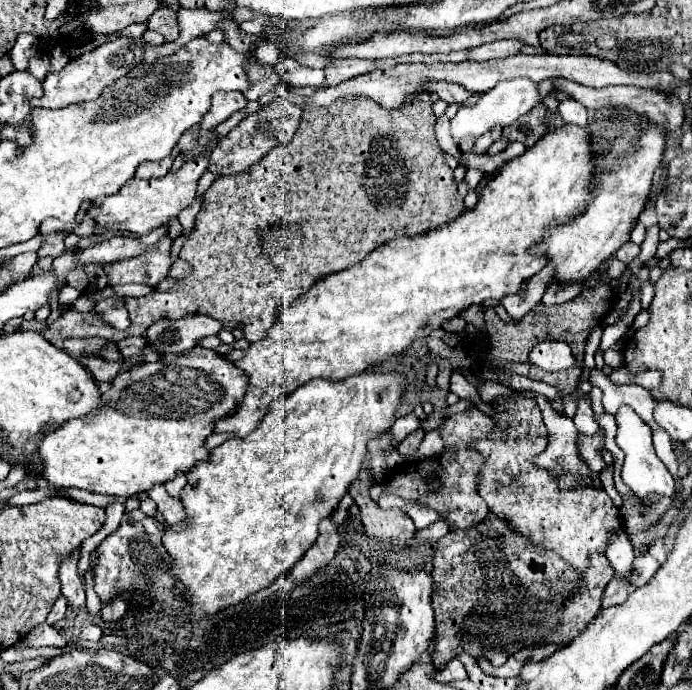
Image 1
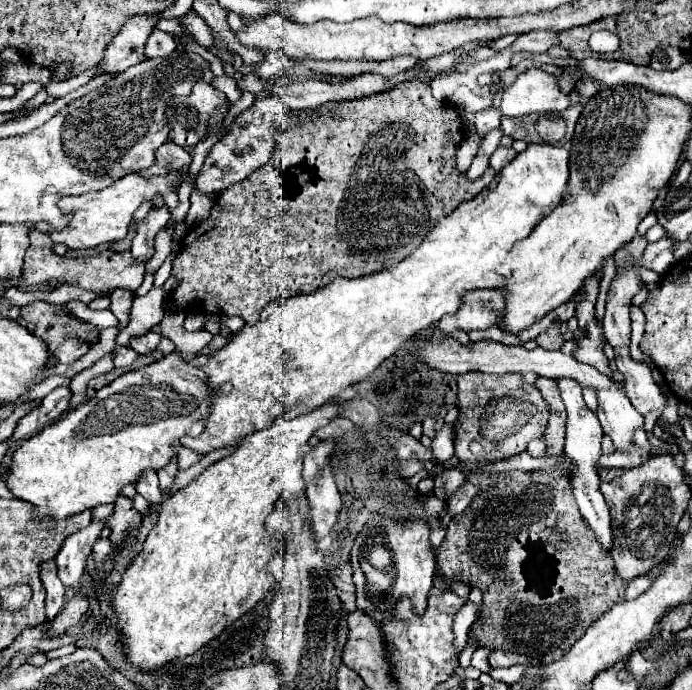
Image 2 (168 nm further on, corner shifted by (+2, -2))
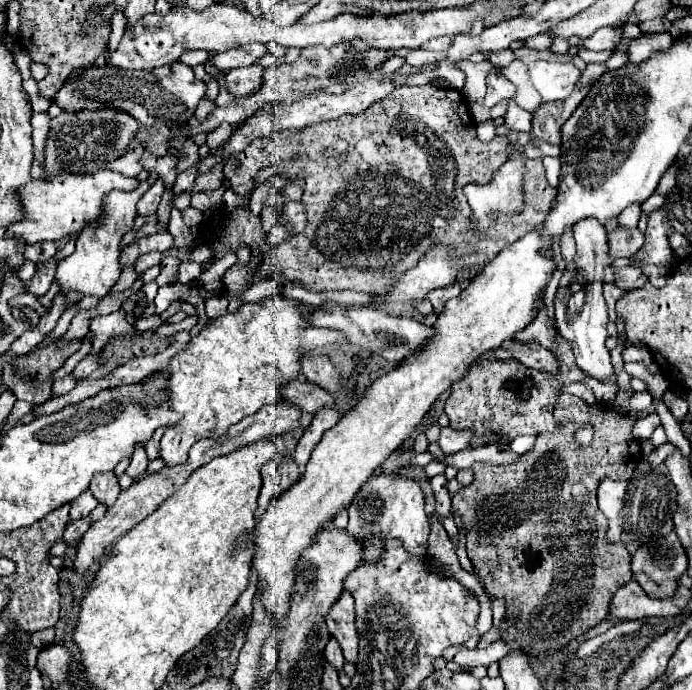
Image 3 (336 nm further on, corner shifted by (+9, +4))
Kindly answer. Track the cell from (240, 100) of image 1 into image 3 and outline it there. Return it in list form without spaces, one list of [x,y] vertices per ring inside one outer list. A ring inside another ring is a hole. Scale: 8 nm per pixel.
[[[183,63],[171,65],[171,77],[157,79],[149,71],[121,71],[117,67],[89,67],[85,73],[75,77],[73,81],[67,81],[57,97],[55,103],[65,111],[79,111],[89,109],[89,105],[101,103],[101,105],[117,105],[121,111],[129,111],[135,119],[139,119],[143,125],[157,125],[165,123],[165,127],[183,127],[193,119],[193,113],[199,105],[199,101],[205,97],[207,85],[205,81],[195,79],[193,69]]]

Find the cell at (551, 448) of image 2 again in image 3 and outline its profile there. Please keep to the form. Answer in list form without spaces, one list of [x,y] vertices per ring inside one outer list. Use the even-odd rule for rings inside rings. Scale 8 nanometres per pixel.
[[[563,394],[563,397],[557,399],[555,403],[555,421],[557,421],[557,431],[555,433],[541,433],[535,441],[535,445],[531,447],[531,451],[527,451],[525,455],[521,455],[515,463],[511,465],[489,465],[489,463],[475,463],[473,465],[473,473],[475,473],[475,479],[471,485],[459,489],[455,495],[453,495],[453,511],[463,519],[463,529],[465,529],[465,537],[467,537],[467,553],[469,553],[469,559],[471,563],[475,565],[477,569],[477,575],[479,579],[485,583],[485,591],[491,599],[501,599],[505,601],[505,605],[515,605],[519,609],[519,617],[515,619],[515,623],[509,621],[509,617],[505,617],[501,621],[501,627],[499,627],[499,635],[503,635],[509,627],[515,627],[517,629],[517,635],[515,635],[515,641],[521,645],[521,649],[529,655],[529,657],[537,657],[537,655],[551,655],[555,651],[559,651],[563,645],[567,645],[569,641],[573,641],[575,637],[587,633],[593,625],[597,625],[601,619],[607,617],[609,613],[609,603],[611,603],[611,597],[613,593],[617,591],[617,587],[625,585],[631,575],[629,575],[629,553],[623,545],[609,545],[607,539],[605,539],[605,531],[607,531],[607,519],[603,517],[603,513],[599,511],[597,507],[597,483],[605,477],[609,479],[629,479],[637,467],[637,463],[641,461],[641,447],[639,447],[639,441],[633,439],[631,435],[631,427],[633,427],[633,421],[629,417],[619,417],[617,413],[613,411],[607,411],[607,409],[599,409],[599,407],[589,407],[583,399],[571,395]],[[591,423],[593,429],[595,429],[595,439],[593,439],[593,445],[589,445],[587,449],[579,449],[579,447],[573,447],[571,445],[571,437],[573,437],[574,425]]]

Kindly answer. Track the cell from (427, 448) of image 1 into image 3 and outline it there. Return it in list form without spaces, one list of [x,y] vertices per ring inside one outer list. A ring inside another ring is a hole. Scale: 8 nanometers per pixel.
[[[443,427],[437,445],[441,447],[443,453],[457,453],[469,447],[469,439],[471,439],[471,431],[455,431],[451,427]]]

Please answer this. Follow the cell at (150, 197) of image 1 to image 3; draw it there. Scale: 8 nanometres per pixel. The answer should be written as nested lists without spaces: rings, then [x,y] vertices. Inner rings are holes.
[[[97,171],[91,175],[59,175],[53,179],[33,179],[25,187],[21,187],[21,201],[25,205],[25,219],[7,229],[5,237],[17,235],[27,243],[43,243],[43,241],[59,241],[69,239],[73,233],[83,231],[89,223],[97,223],[101,219],[103,201],[109,191],[133,191],[137,189],[137,177],[125,177],[115,171]]]

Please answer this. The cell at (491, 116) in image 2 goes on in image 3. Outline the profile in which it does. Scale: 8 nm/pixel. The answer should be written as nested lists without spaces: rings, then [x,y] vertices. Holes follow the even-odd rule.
[[[489,75],[487,77],[487,95],[481,105],[491,109],[499,101],[515,97],[515,93],[517,93],[517,87],[511,81],[507,81],[503,75]]]

